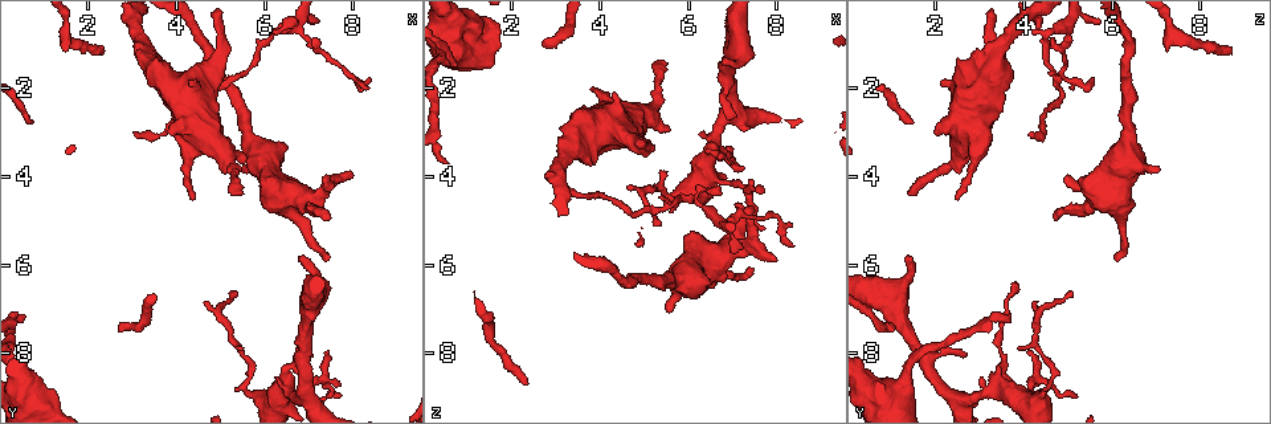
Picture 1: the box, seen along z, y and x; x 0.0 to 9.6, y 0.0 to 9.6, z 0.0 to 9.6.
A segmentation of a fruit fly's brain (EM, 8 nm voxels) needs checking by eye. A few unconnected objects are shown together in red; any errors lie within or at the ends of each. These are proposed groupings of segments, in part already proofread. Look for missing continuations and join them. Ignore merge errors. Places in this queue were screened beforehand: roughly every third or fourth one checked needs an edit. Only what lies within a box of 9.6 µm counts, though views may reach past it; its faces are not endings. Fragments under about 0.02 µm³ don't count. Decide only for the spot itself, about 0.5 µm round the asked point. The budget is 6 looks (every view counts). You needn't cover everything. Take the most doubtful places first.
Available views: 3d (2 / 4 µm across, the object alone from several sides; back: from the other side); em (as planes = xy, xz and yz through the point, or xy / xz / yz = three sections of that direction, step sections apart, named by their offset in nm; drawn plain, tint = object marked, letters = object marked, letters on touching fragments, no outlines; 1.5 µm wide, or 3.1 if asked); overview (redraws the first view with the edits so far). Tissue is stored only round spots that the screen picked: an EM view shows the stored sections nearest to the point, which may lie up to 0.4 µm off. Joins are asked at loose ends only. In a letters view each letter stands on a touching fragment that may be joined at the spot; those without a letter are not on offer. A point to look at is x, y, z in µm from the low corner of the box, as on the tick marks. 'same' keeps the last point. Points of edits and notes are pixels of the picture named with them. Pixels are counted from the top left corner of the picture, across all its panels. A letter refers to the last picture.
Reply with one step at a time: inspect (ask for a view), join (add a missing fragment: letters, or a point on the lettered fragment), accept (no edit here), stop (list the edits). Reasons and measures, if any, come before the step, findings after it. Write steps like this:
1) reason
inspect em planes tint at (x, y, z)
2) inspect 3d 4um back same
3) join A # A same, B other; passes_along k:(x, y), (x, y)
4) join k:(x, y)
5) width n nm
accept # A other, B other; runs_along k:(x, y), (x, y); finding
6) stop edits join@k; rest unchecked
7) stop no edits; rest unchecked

free end
inspect em xz step 8 letters at (7.50, 5.85, 6.10)

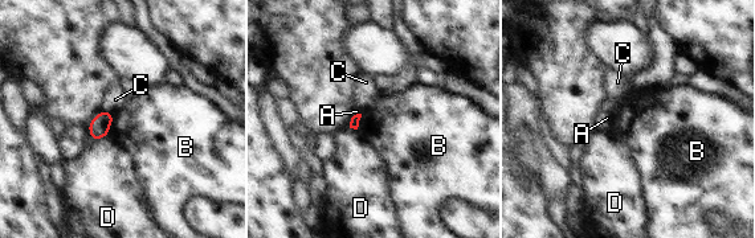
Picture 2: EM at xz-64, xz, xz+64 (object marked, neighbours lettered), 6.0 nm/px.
accept # A other, B other, C other, D other; border 2:(114, 113), (107, 135); no lettered fragment goes on from it

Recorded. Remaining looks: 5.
free end
inspect 3d 2um at (8.40, 1.70, 5.65)

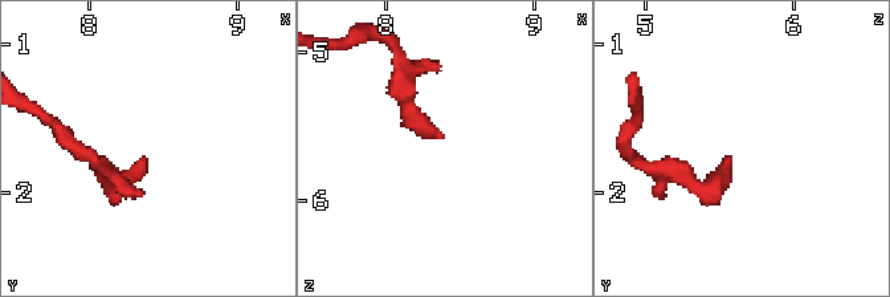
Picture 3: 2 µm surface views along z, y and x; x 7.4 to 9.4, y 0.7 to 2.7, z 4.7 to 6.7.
need the tissue
inspect em planes letters at (8.36, 1.76, 5.58)

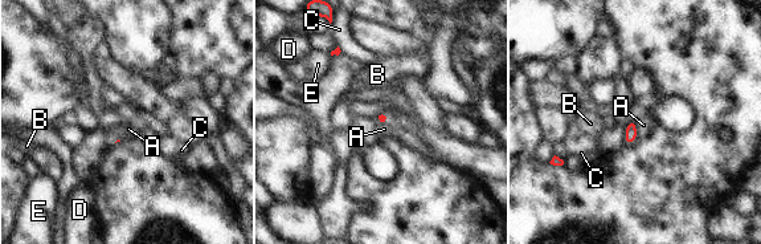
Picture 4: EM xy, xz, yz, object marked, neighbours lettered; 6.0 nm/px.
accept # A other, B other, C other, D other, E other; no lettered fragment goes on from it

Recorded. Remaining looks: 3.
stops while still wide
inspect em xz step 8 letters at (5.55, 3.90, 7.00)

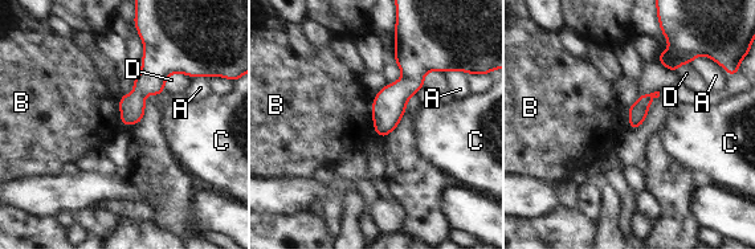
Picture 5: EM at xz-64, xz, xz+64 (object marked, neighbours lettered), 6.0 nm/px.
accept # A other, B other, C other, D other; border 5:(372, 98), (372, 127), (378, 135); no lettered fragment goes on from it

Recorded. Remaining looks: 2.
stop no edits; rest unchecked

